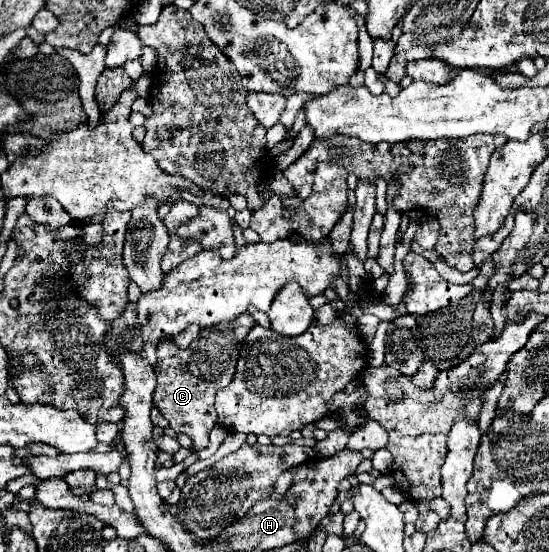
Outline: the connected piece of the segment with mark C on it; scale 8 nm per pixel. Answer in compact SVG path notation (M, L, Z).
M244 313L230 323L220 325L214 333L210 333L208 327L202 329L198 339L192 341L186 349L178 349L172 338L162 339L157 344L158 361L154 371L158 375L158 385L154 391L154 407L170 421L170 429L174 433L184 433L192 439L194 451L208 447L208 433L218 423L214 409L216 391L232 381L240 345L252 325L254 319Z

